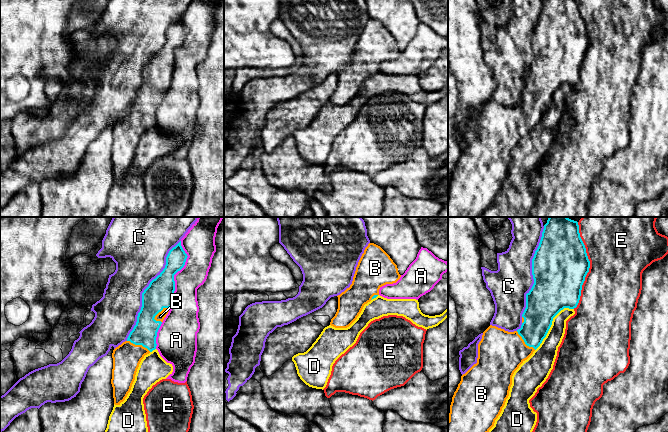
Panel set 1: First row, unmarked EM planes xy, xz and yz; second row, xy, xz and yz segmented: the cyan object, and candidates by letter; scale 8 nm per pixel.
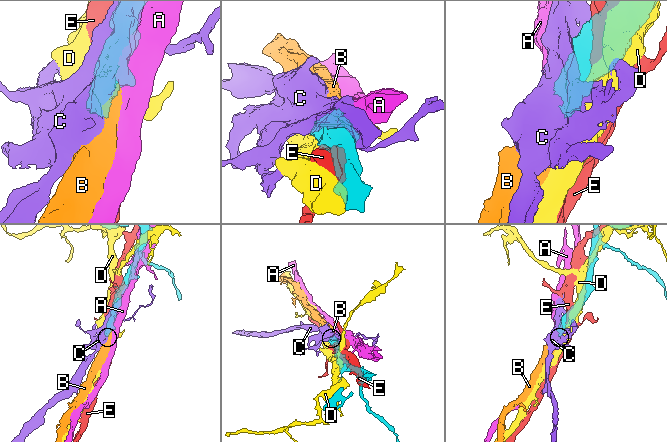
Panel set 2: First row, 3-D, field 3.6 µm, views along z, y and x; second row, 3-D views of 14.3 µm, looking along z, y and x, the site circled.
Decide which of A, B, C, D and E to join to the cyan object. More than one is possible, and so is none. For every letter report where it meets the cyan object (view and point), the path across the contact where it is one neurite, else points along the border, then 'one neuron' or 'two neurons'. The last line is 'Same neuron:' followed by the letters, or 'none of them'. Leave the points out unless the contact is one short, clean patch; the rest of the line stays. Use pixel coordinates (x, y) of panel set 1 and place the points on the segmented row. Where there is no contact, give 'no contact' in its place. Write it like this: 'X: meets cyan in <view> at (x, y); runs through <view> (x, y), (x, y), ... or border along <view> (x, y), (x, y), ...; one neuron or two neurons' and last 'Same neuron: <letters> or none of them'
A: meets cyan in xy at (175, 273); two neurons
B: meets cyan in xy at (161, 310); one neuron
C: meets cyan in xy at (144, 290); two neurons
D: meets cyan in yz at (551, 324); two neurons
E: meets cyan in yz at (589, 266); two neurons
Same neuron: B

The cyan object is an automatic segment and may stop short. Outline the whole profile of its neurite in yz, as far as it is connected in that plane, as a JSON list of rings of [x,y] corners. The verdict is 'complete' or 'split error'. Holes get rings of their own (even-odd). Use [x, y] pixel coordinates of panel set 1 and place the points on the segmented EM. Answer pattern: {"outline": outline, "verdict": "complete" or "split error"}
{"outline": [[[549,217],[532,259],[534,284],[526,294],[521,328],[514,332],[490,325],[478,344],[477,363],[461,376],[452,397],[448,432],[489,432],[509,396],[512,376],[546,337],[553,318],[564,308],[577,307],[590,261],[580,237],[577,221]]], "verdict": "split error"}

